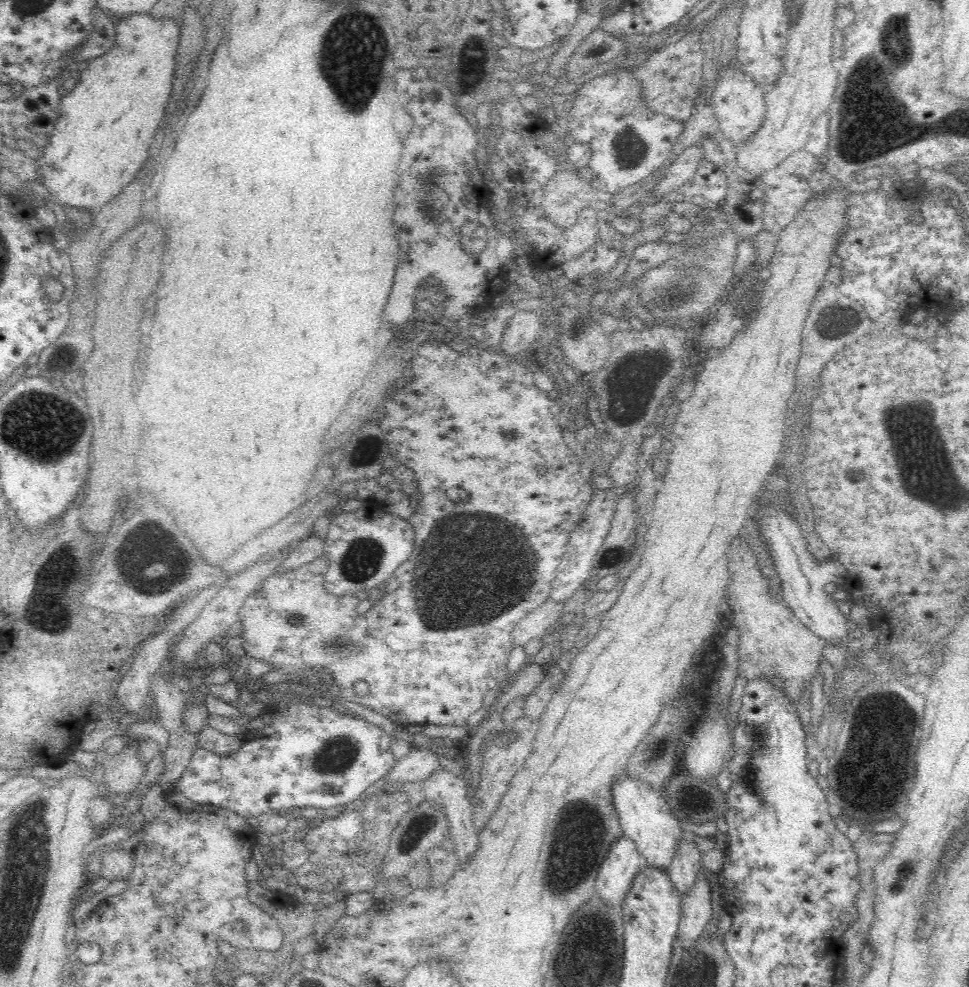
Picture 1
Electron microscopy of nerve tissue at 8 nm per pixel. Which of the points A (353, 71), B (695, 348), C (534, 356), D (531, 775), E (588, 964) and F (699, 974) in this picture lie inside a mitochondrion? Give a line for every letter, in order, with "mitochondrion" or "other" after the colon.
A: mitochondrion
B: other
C: other
D: other
E: mitochondrion
F: mitochondrion

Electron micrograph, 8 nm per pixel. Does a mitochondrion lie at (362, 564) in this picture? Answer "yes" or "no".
yes

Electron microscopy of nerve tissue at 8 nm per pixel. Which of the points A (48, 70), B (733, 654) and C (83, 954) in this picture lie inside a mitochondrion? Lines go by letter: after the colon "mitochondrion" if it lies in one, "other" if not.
A: other
B: other
C: other

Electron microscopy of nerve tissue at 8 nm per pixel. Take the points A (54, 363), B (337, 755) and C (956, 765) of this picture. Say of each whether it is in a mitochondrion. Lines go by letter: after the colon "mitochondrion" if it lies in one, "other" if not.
A: mitochondrion
B: mitochondrion
C: other

